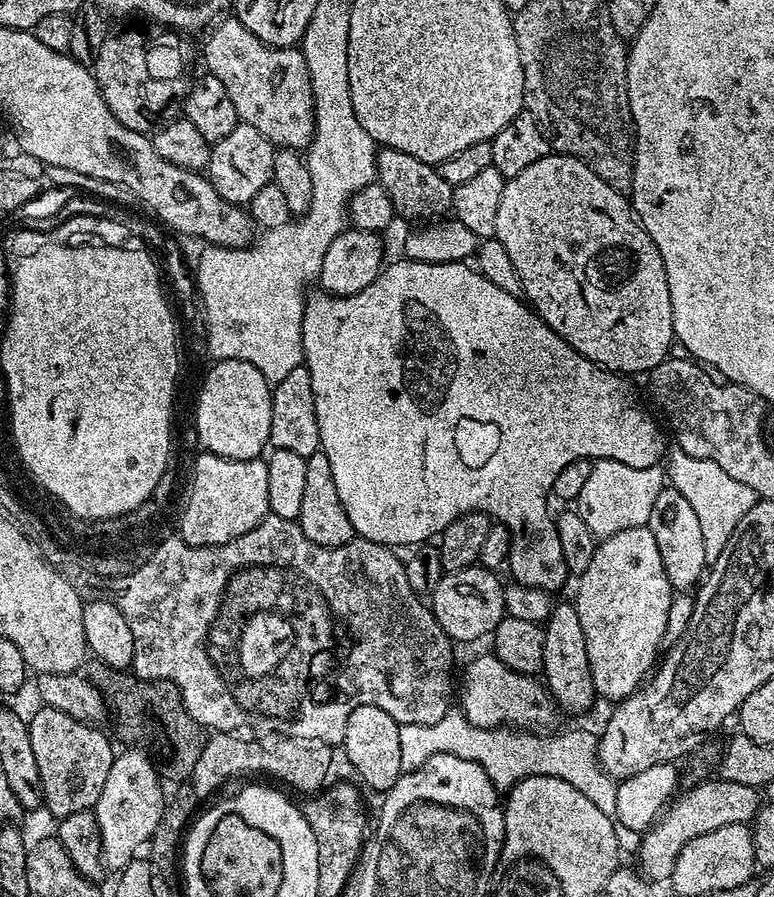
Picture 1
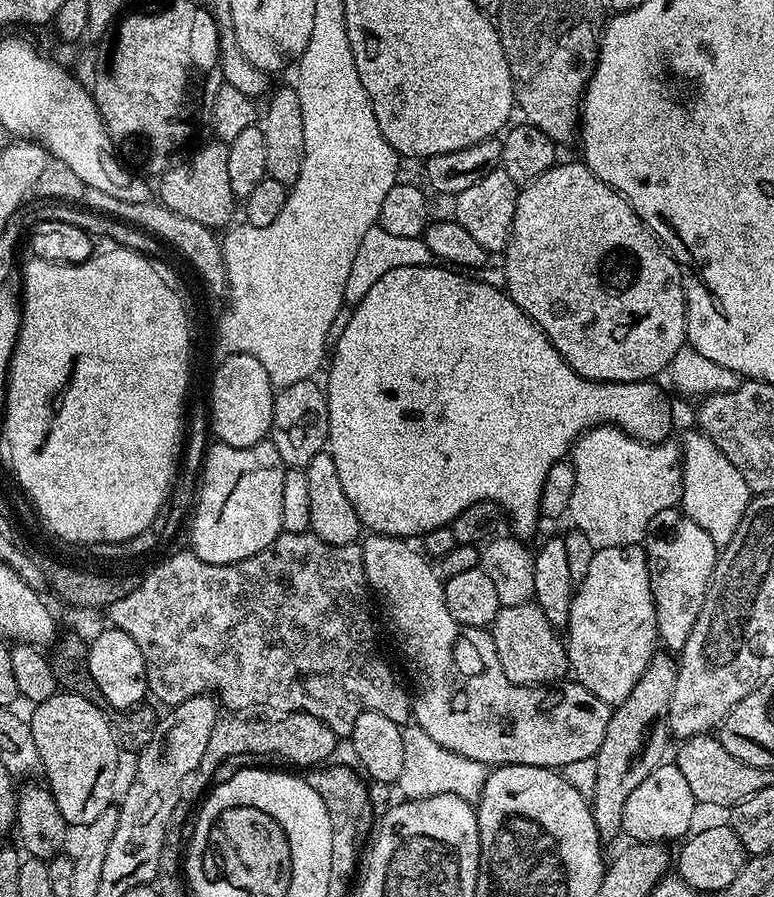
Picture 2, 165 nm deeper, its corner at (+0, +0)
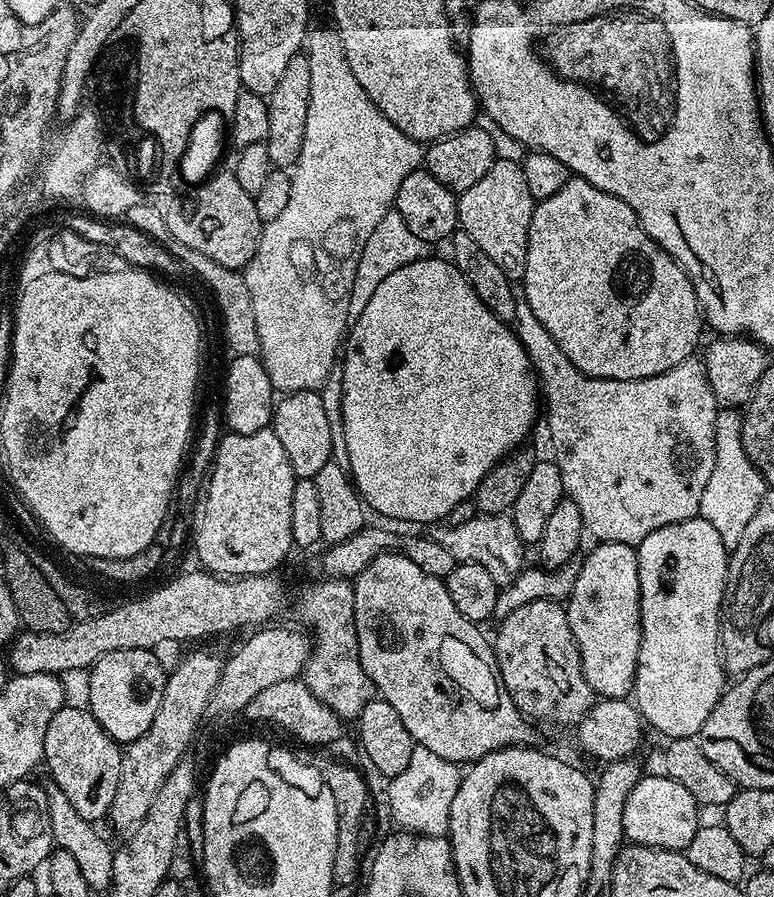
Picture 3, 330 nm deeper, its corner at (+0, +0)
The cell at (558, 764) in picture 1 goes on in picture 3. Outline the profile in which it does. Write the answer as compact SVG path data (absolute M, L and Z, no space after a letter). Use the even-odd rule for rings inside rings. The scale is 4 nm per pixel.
M413 747L410 762L402 774L392 777L390 782L390 810L392 819L401 829L421 836L444 836L448 830L450 806L454 806L454 794L462 775L461 765L446 758L438 758L434 750Z

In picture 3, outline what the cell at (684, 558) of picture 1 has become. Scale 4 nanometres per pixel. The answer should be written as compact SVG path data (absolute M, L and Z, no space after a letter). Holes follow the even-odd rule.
M699 518L683 520L670 526L662 526L662 530L654 530L654 534L646 534L646 538L642 538L642 542L636 548L638 586L640 587L640 629L642 630L642 642L638 650L634 704L643 717L643 723L649 729L650 727L657 728L664 735L664 738L675 738L677 736L695 737L699 733L702 722L706 722L706 718L710 718L710 710L714 710L714 706L726 691L726 683L724 684L726 669L720 650L720 607L722 606L724 587L728 579L729 555L729 548L722 546L722 538L718 538L718 530L714 530L714 526L710 526L710 522Z

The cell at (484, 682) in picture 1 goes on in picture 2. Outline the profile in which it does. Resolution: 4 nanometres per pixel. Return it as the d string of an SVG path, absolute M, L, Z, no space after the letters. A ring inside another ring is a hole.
M369 533L361 548L364 551L364 573L368 576L371 591L388 603L388 620L400 639L400 648L408 659L408 668L416 683L412 702L414 723L426 730L434 742L446 746L446 750L489 766L525 764L564 770L572 762L595 757L605 738L611 705L602 702L575 680L543 686L510 682L506 670L502 670L502 662L498 662L498 650L494 650L491 631L466 626L450 614L444 580L433 561L412 544L415 543L407 542L403 537Z

